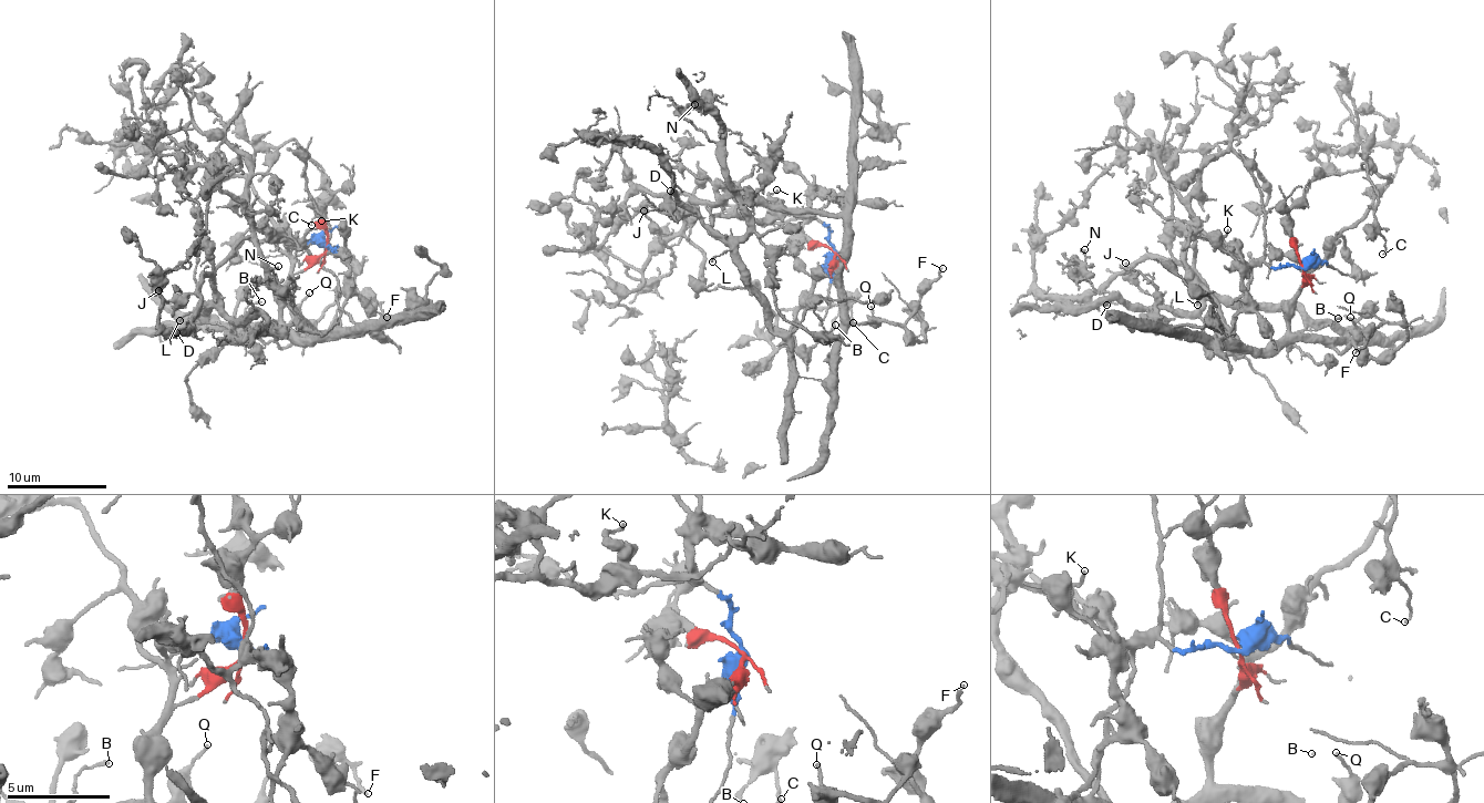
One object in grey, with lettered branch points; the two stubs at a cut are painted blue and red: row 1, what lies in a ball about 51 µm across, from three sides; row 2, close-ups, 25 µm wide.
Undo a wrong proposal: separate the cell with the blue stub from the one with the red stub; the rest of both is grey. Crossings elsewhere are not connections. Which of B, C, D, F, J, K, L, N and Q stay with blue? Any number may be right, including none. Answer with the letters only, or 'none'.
B, D, J, K, L, N

